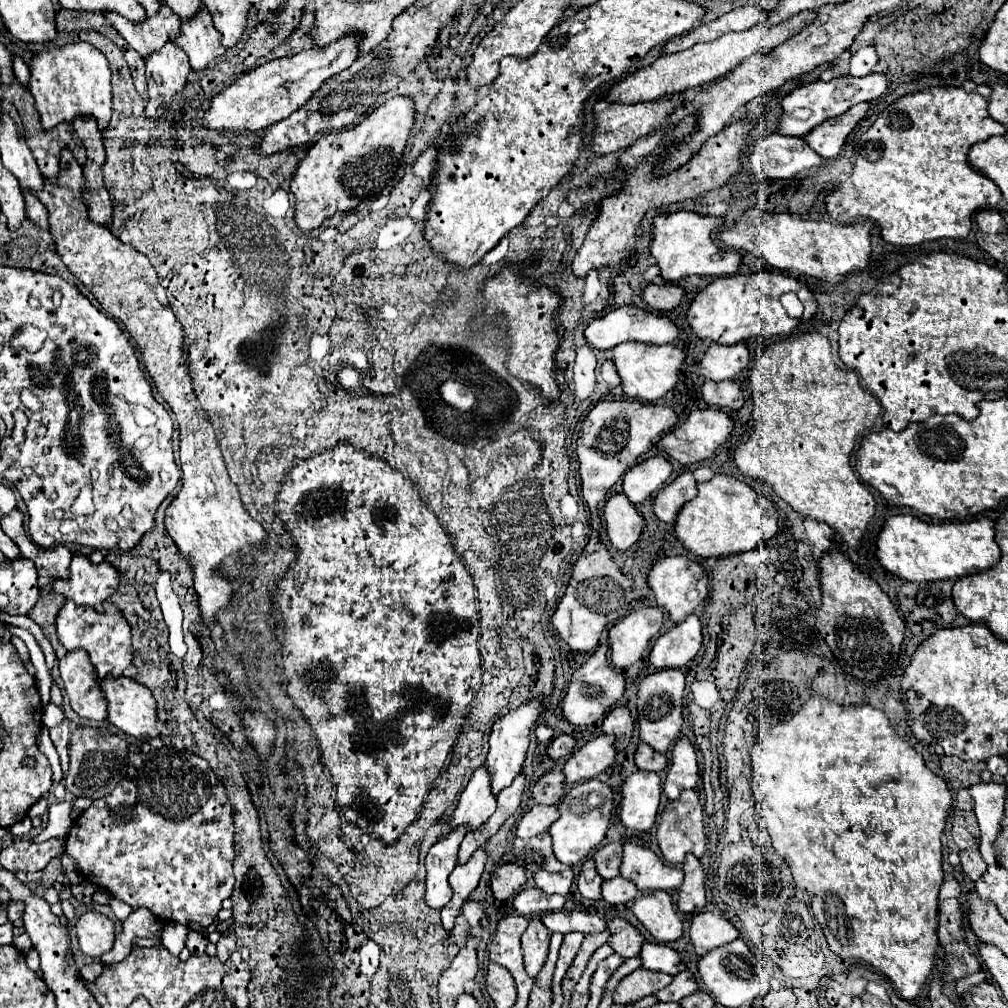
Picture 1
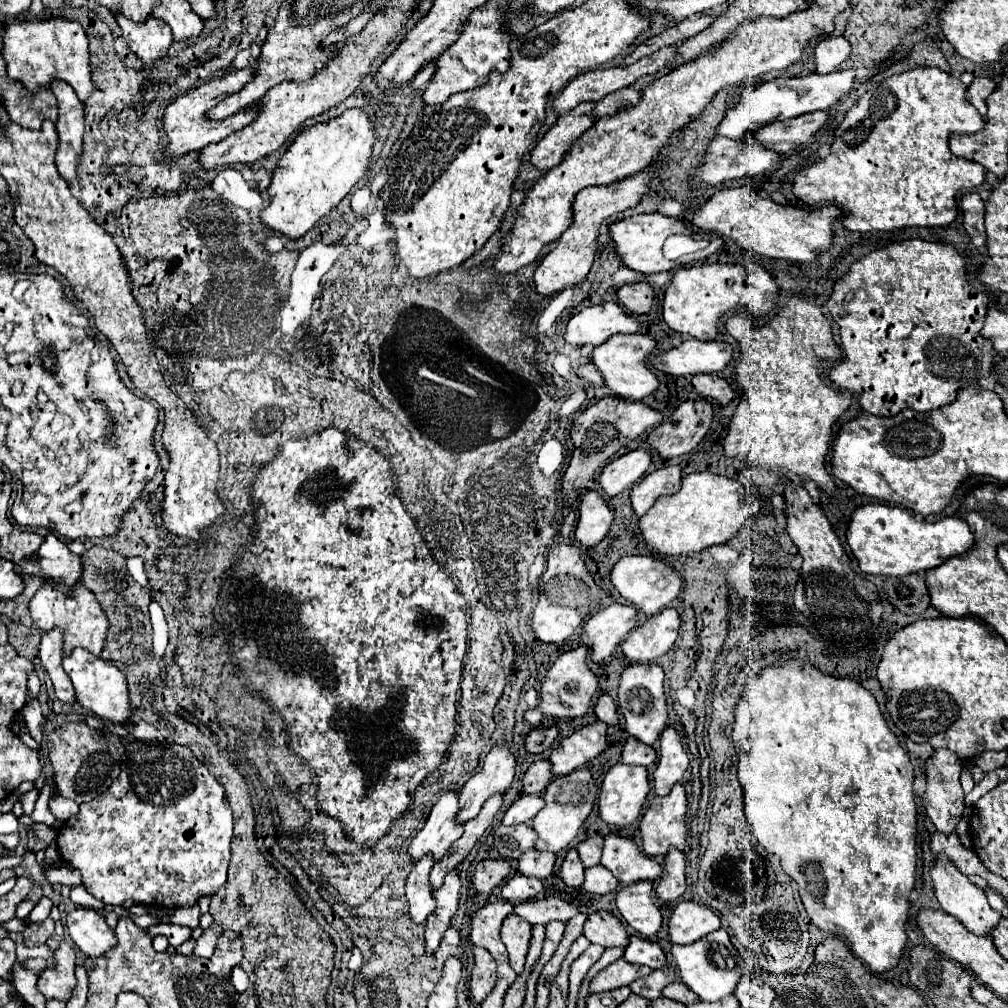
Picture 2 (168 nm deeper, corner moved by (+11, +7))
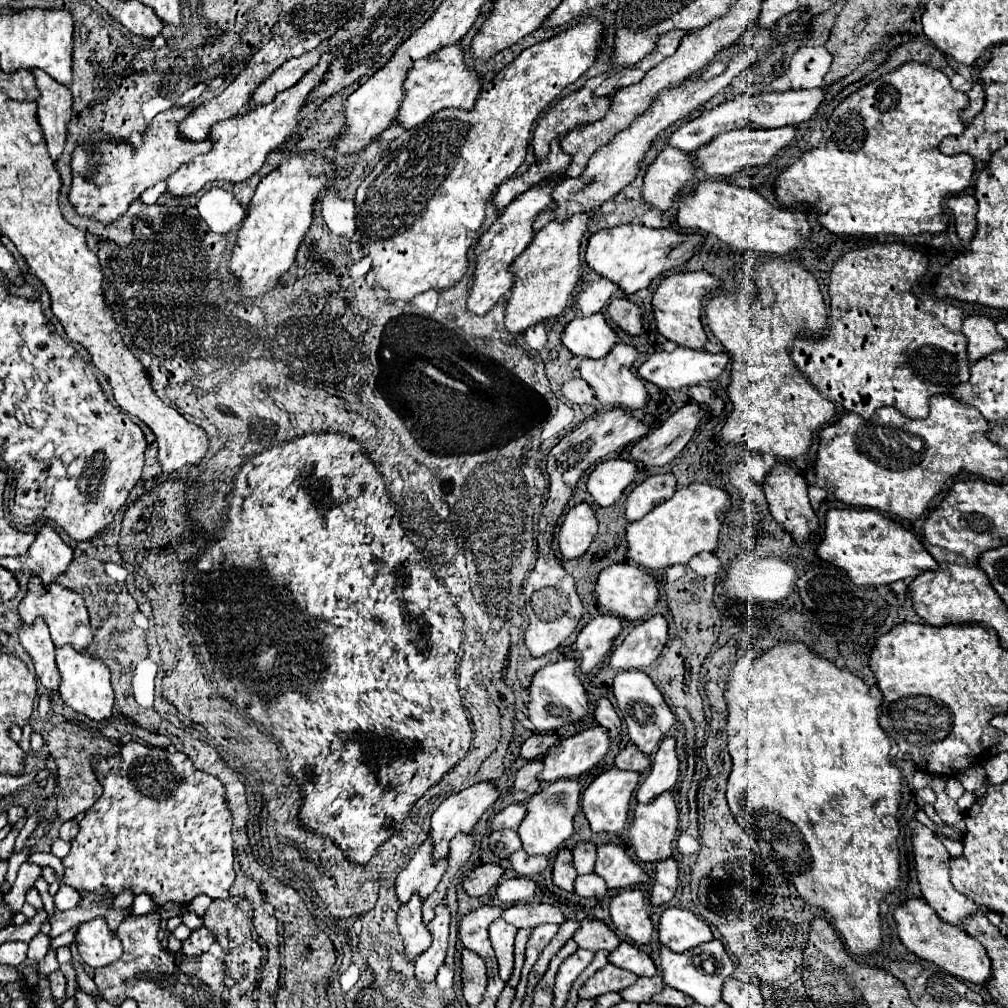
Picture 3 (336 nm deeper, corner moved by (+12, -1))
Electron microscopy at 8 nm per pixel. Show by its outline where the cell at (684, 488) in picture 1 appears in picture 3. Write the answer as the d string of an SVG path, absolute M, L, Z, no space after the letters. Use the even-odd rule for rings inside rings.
M655 474L637 484L625 500L625 516L629 522L643 518L657 504L669 500L675 494L673 474Z

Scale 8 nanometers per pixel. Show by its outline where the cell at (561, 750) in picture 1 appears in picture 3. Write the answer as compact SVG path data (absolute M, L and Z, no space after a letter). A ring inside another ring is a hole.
M535 734L531 738L527 738L521 746L521 756L525 760L535 760L535 758L543 758L547 754L547 750L557 742L555 734Z

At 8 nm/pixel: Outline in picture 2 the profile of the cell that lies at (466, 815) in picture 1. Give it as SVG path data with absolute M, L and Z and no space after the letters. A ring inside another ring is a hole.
M460 790L444 792L442 798L432 806L432 812L424 828L414 836L410 844L410 856L416 862L424 854L432 852L434 860L440 860L446 850L464 834L464 824L456 824Z

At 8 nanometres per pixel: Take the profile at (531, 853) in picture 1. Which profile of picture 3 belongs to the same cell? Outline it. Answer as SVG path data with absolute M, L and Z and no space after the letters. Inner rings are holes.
M497 830L489 834L489 850L497 858L509 858L511 852L521 850L521 840L515 830Z

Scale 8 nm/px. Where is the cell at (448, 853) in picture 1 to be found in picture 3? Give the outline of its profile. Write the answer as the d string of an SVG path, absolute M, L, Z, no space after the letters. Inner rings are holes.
M415 894L407 904L397 912L397 926L405 946L405 958L415 960L431 946L431 934L421 922L421 900Z

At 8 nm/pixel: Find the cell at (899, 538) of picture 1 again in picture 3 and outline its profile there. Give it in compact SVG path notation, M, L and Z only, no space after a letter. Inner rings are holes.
M833 508L827 510L825 514L825 532L821 536L821 542L815 548L817 558L821 558L827 564L833 564L841 570L847 572L847 576L851 578L853 584L857 586L881 586L881 584L891 584L895 580L903 580L903 578L915 578L927 570L935 570L937 562L933 560L931 554L927 554L927 550L923 548L921 540L911 534L909 530L905 530L901 524L897 524L895 520L875 512L875 510L855 510L855 508Z

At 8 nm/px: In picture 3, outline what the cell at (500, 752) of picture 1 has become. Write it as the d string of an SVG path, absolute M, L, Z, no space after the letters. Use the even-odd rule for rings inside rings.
M479 782L473 784L471 788L465 788L453 796L449 796L447 800L443 800L439 804L439 808L433 812L431 816L431 830L429 830L429 838L433 842L433 860L441 860L447 856L449 852L449 842L451 838L455 838L457 834L469 834L473 830L473 826L477 824L477 820L481 818L481 814L493 806L493 802L499 798L497 788L491 782Z

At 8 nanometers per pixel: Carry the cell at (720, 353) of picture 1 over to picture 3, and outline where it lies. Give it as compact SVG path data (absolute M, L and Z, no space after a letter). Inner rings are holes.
M677 346L673 352L653 352L639 368L639 376L643 376L647 382L659 386L659 388L671 388L671 390L681 390L689 388L695 384L707 384L715 380L727 366L729 356L725 352L711 354L707 350L689 350L683 346Z

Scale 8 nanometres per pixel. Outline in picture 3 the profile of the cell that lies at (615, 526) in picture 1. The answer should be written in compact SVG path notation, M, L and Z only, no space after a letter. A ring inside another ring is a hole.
M585 502L573 506L565 514L565 520L557 536L563 558L583 556L595 534L597 534L597 518L591 506Z

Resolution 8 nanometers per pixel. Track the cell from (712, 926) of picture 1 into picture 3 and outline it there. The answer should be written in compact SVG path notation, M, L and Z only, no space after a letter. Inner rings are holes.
M667 908L659 918L659 942L673 952L691 950L713 938L711 928L693 912L683 908Z

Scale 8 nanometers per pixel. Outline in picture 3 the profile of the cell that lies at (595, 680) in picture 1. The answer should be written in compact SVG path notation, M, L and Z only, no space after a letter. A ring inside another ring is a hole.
M557 660L553 664L547 664L539 668L529 684L529 702L527 702L527 716L535 724L537 730L547 732L555 730L559 726L577 722L587 712L587 694L581 684L581 680L575 676L577 662L575 660Z

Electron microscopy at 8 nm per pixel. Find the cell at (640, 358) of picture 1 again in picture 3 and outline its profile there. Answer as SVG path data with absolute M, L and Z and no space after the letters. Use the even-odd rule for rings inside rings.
M615 344L611 348L611 352L605 358L599 360L591 360L591 358L583 358L579 364L579 376L593 388L595 398L599 400L601 406L611 408L611 406L619 406L619 408L627 408L627 410L637 410L643 408L647 402L647 390L643 386L643 382L631 372L631 366L637 358L637 350L633 346L627 344Z

